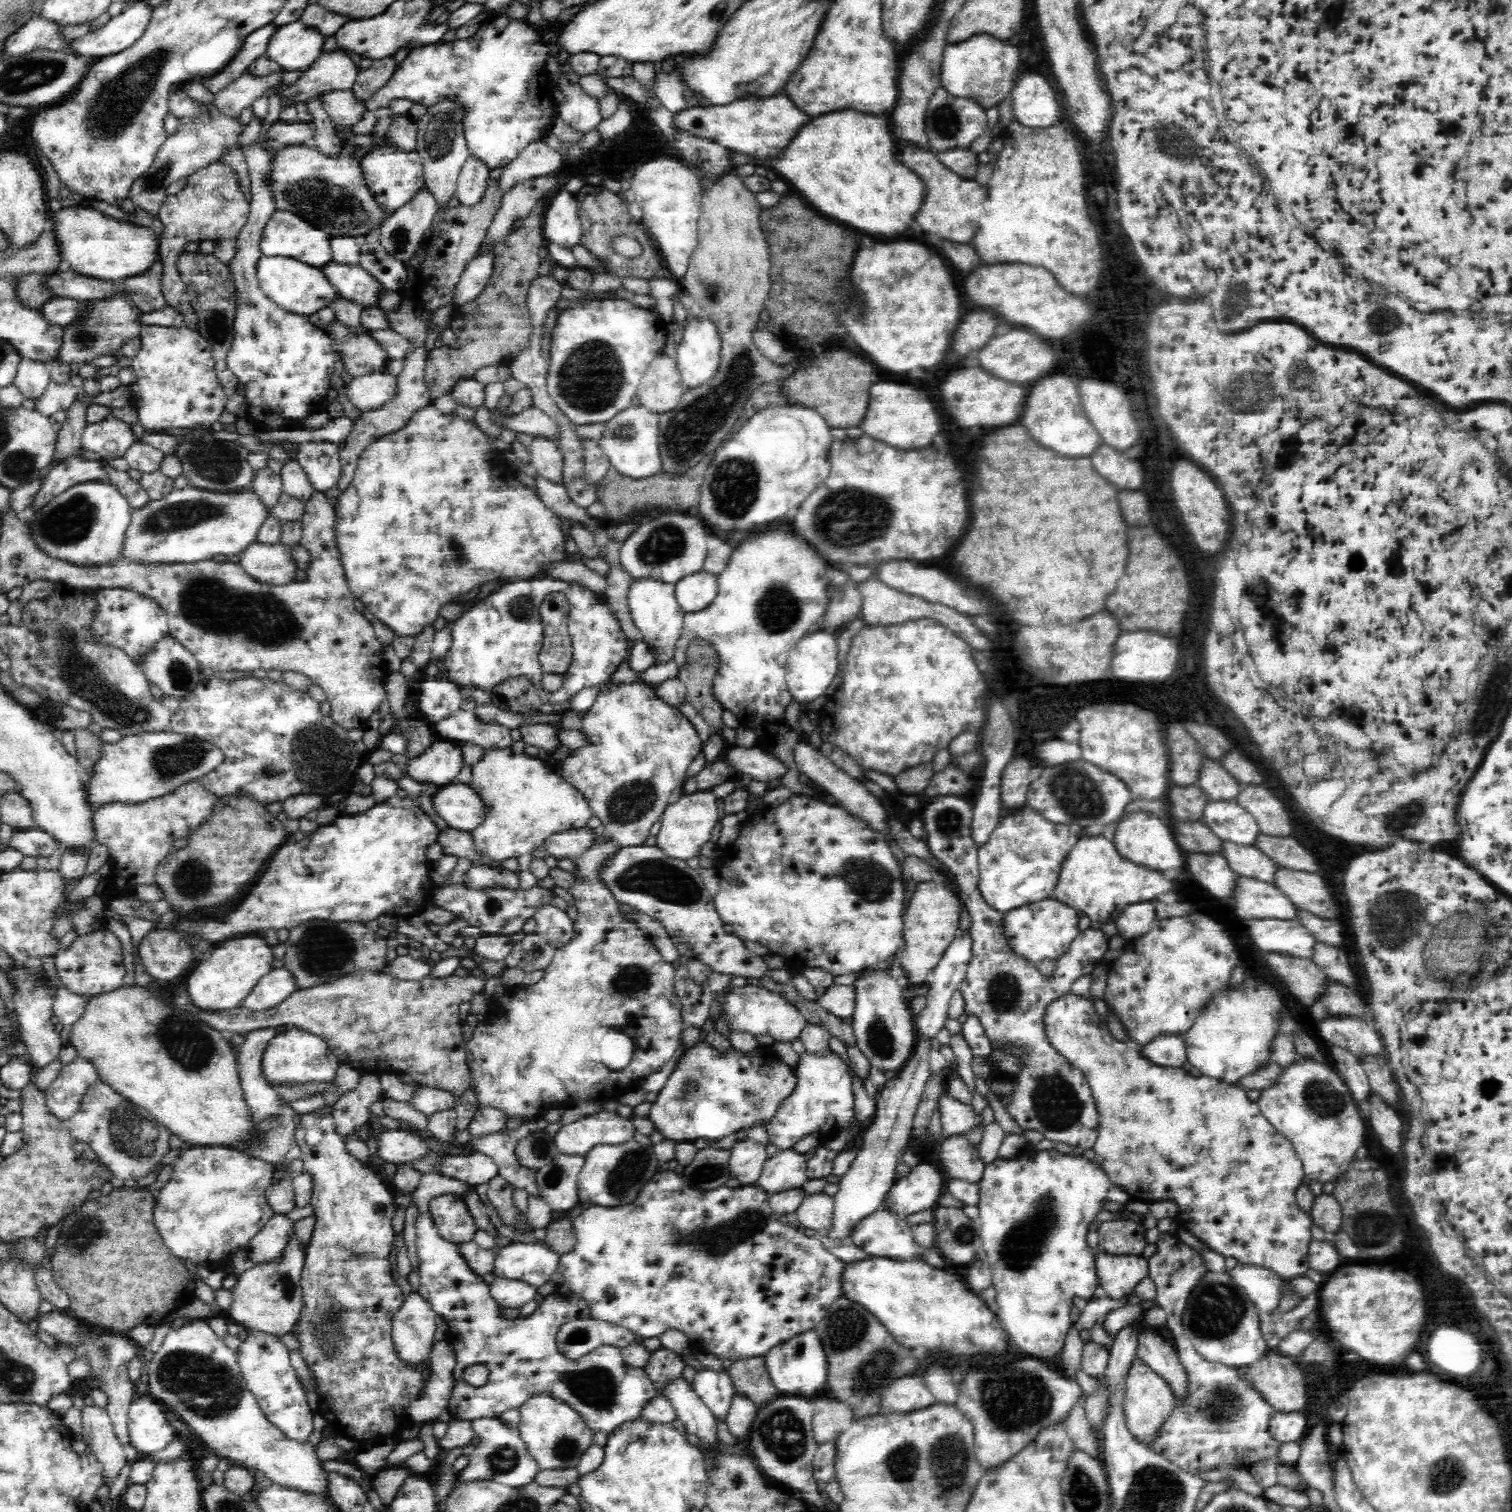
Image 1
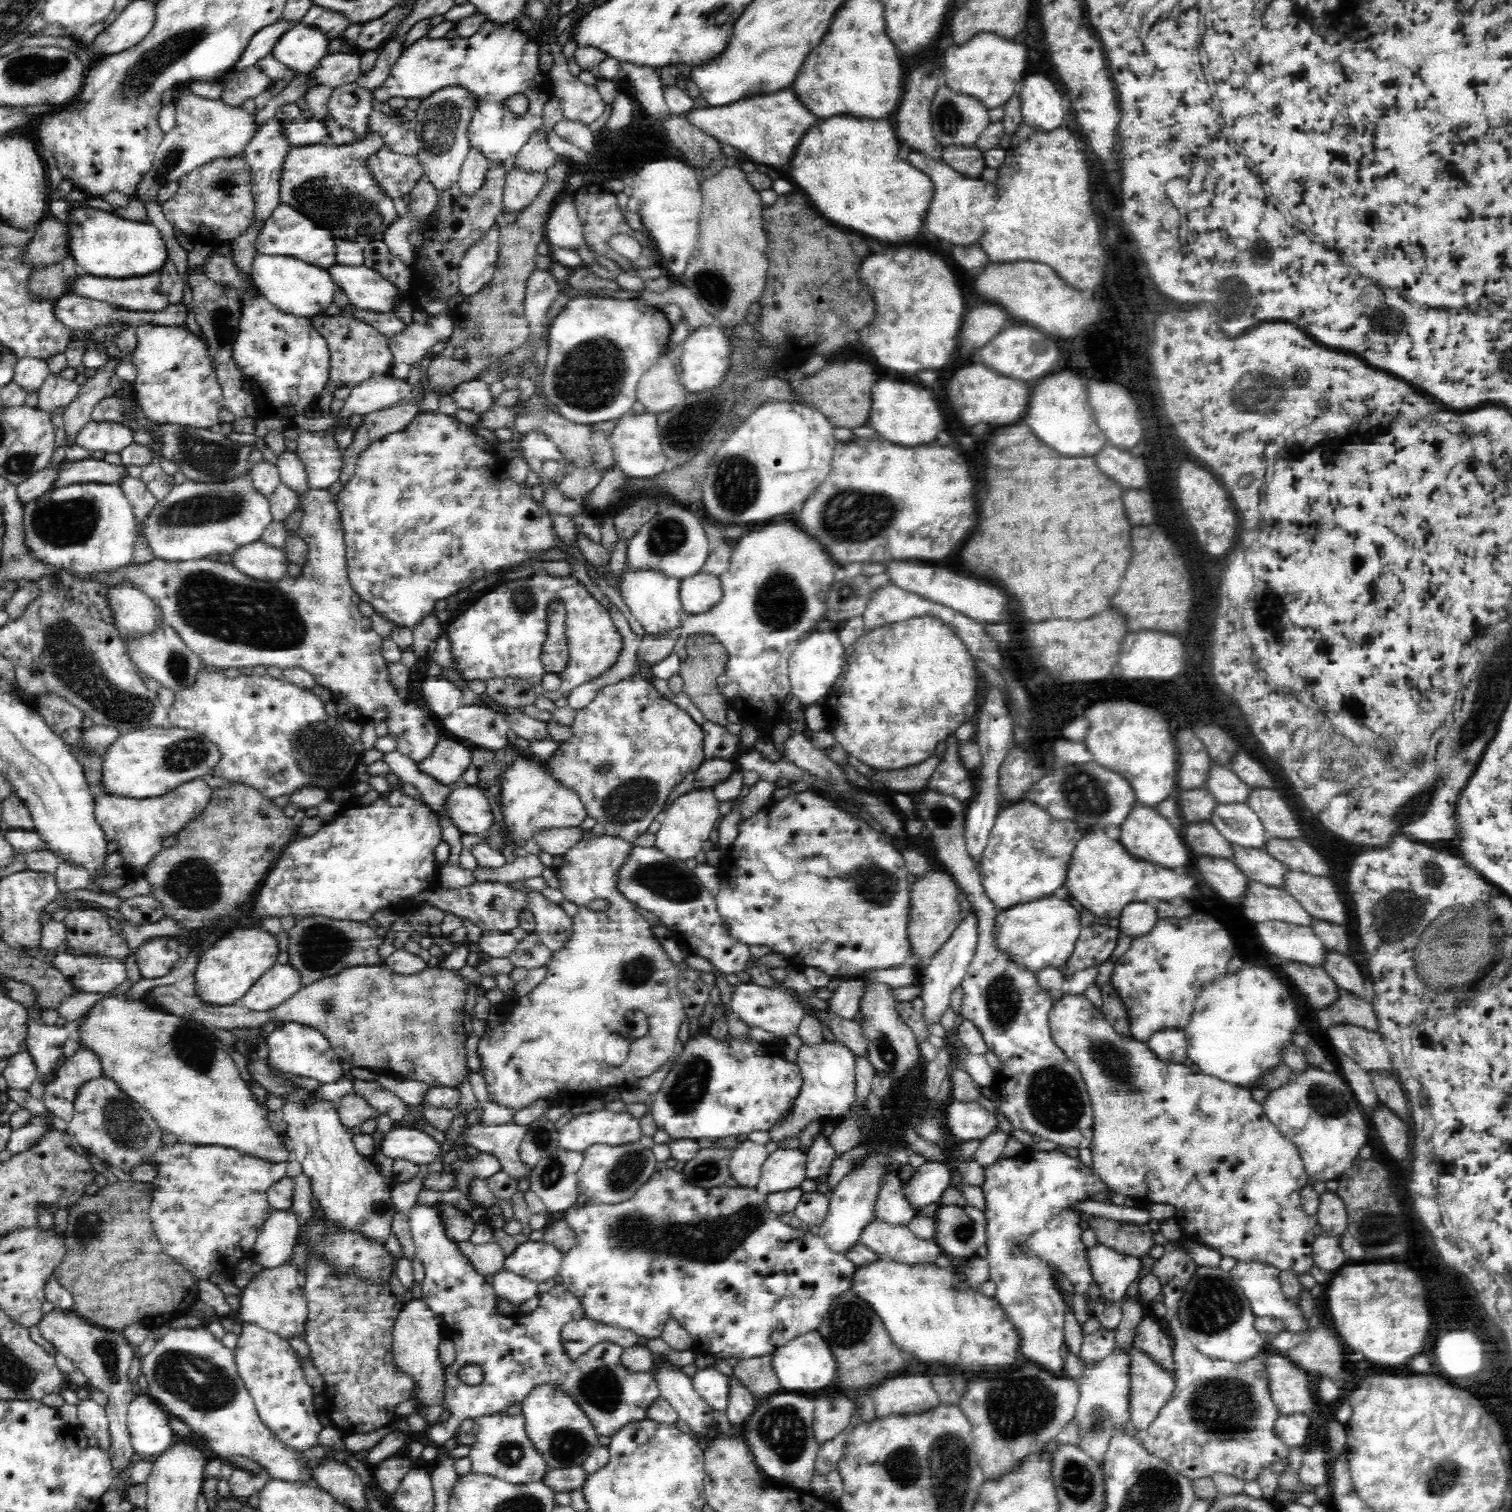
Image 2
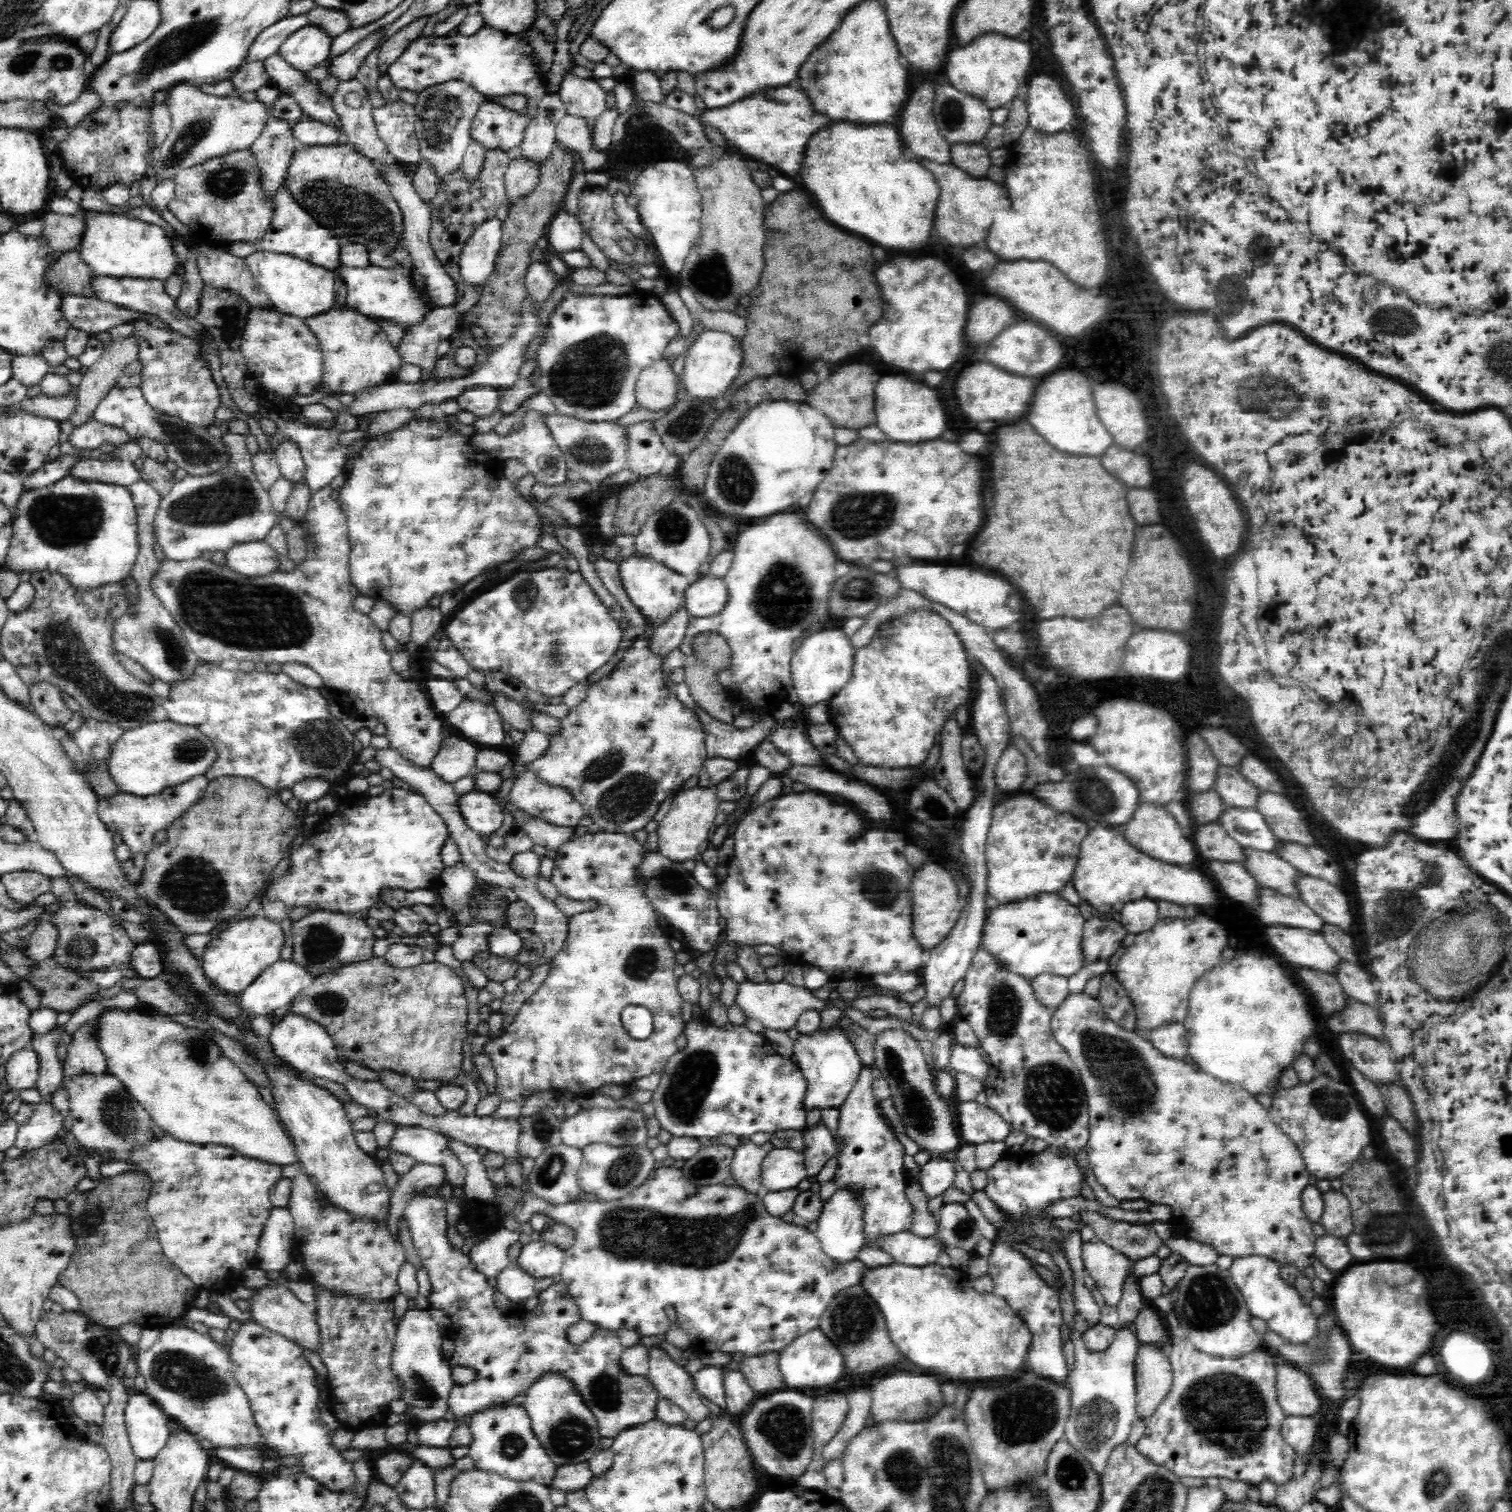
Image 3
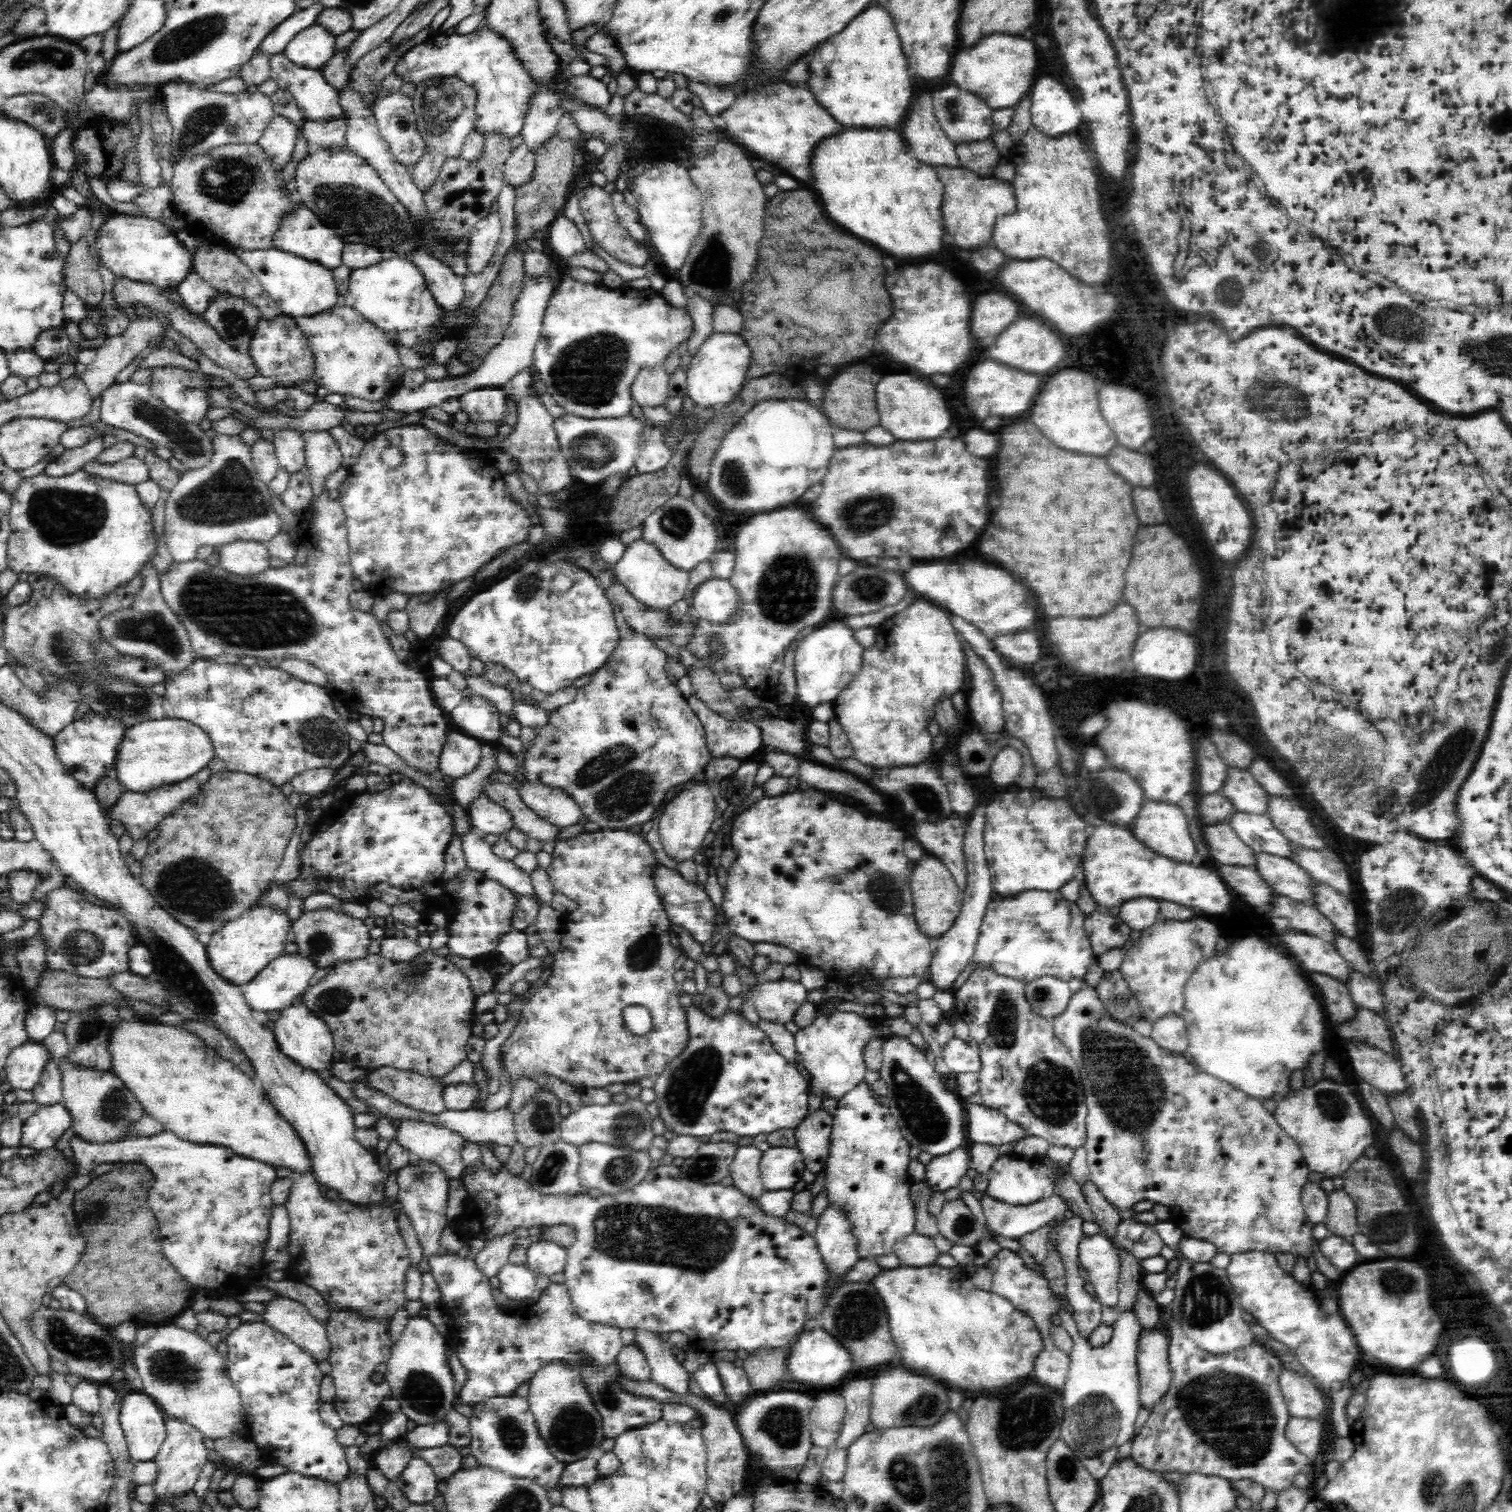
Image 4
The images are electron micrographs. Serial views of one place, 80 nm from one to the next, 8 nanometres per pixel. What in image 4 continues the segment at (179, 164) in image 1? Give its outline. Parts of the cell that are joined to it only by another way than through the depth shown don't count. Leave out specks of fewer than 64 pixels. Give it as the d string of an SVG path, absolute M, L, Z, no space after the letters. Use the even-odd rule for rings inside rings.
M180 81L166 83L159 92L167 106L168 118L171 119L174 153L167 159L173 168L185 156L199 155L225 144L256 143L274 116L271 98L260 91L219 93Z

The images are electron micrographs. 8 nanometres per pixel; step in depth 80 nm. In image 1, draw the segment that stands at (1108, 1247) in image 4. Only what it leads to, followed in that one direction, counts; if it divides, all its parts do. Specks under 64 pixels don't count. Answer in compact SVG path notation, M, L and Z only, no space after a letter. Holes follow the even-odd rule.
M1097 1252L1095 1258L1097 1280L1112 1300L1132 1293L1144 1277L1149 1276L1149 1260L1138 1256L1112 1255Z

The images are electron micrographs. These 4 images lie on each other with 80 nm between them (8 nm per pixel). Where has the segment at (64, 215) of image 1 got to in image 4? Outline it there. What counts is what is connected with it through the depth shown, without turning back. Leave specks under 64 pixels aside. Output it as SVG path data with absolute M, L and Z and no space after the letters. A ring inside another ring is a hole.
M107 213L88 246L91 247L91 255L98 268L107 268L116 278L126 277L138 282L151 282L164 289L178 285L193 268L194 254L174 237L168 225L148 217Z

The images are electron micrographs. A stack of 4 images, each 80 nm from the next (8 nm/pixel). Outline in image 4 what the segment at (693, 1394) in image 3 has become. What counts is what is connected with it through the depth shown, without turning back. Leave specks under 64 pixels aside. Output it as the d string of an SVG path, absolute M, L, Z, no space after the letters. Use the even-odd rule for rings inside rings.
M636 1330L636 1342L644 1353L650 1366L652 1382L677 1396L690 1394L689 1378L692 1374L686 1372L680 1362L672 1354L672 1346L659 1340L659 1336L650 1332Z

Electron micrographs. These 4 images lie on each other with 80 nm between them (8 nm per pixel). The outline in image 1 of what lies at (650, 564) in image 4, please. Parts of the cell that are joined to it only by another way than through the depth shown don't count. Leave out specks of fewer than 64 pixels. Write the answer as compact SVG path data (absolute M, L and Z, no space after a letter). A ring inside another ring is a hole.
M644 578L631 582L628 593L628 604L630 607L633 623L638 627L641 640L653 652L654 664L666 664L673 660L676 652L676 644L683 629L683 618L686 612L680 609L674 596L674 584L658 581L656 578Z

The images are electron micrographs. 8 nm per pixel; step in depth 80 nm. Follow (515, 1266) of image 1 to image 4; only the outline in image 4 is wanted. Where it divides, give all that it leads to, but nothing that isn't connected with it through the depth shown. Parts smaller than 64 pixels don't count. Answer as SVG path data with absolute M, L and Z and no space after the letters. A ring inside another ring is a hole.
M541 1239L532 1242L526 1249L525 1265L535 1274L552 1276L563 1272L567 1260L567 1249L555 1242Z

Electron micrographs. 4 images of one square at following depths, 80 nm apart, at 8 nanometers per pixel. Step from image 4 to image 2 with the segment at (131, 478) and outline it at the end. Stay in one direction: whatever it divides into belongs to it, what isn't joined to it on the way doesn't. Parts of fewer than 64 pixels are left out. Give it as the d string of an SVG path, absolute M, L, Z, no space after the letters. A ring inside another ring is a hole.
M93 457L81 460L66 458L56 466L54 482L50 484L50 488L46 490L45 494L71 483L118 484L124 474L127 474L125 465L112 465L107 460L94 459Z

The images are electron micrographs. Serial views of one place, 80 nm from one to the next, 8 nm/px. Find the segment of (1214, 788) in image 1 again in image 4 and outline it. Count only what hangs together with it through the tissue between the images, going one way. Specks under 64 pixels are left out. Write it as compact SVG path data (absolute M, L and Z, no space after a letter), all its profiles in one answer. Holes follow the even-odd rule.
M1226 768L1226 778L1220 793L1238 812L1266 814L1268 796L1259 782L1245 769Z

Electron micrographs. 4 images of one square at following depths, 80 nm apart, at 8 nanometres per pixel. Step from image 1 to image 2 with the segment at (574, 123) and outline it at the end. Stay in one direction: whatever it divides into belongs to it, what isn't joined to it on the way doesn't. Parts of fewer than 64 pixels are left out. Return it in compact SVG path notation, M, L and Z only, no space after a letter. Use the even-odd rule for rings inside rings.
M552 35L549 41L551 43L552 68L548 72L548 77L552 84L552 95L560 99L564 117L572 120L572 122L580 121L580 123L590 126L604 112L604 102L600 99L596 87L590 87L580 82L579 77L574 77L568 71L568 64L562 51L562 41L555 40Z

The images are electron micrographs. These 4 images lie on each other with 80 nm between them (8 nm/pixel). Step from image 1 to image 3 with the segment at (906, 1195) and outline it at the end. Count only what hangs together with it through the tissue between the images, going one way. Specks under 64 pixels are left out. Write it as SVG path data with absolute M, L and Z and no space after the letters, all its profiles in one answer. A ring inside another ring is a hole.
M930 1158L923 1166L919 1166L914 1182L918 1183L920 1193L924 1193L926 1202L941 1196L954 1180L954 1166L951 1161L942 1158Z

